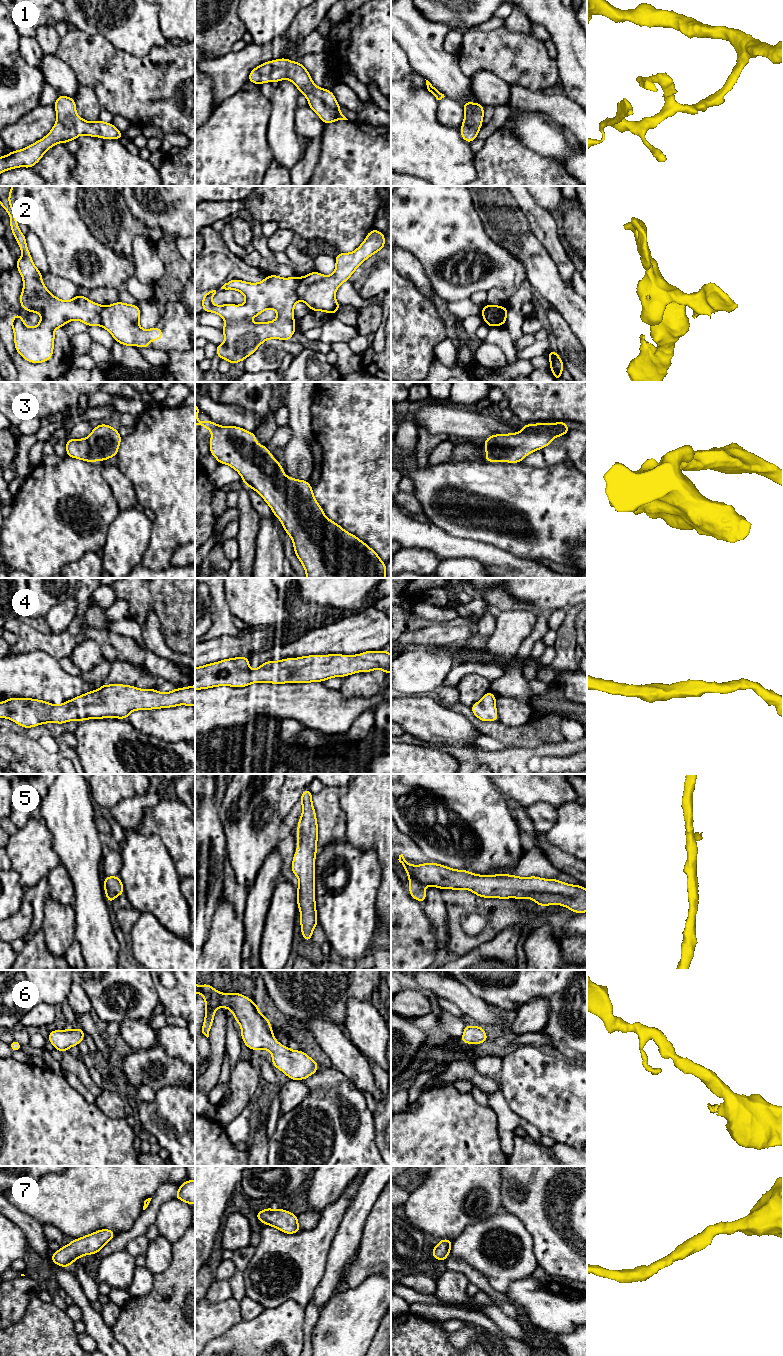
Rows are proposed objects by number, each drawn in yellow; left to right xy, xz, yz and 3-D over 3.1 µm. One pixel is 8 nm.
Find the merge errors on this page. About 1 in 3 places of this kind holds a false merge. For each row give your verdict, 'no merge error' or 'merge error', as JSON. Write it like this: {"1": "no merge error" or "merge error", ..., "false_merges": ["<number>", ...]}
{"1": "no merge error", "2": "merge error", "3": "no merge error", "4": "no merge error", "5": "no merge error", "6": "no merge error", "7": "no merge error", "false_merges": ["2"]}

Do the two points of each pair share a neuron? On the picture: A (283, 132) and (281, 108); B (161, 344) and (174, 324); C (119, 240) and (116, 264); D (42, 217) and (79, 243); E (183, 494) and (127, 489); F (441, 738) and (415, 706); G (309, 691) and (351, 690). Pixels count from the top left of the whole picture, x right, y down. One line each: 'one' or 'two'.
A: one
B: one
C: two
D: one
E: two
F: one
G: two

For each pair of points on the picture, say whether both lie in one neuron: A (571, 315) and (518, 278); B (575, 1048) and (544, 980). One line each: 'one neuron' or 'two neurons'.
A: two neurons
B: one neuron

